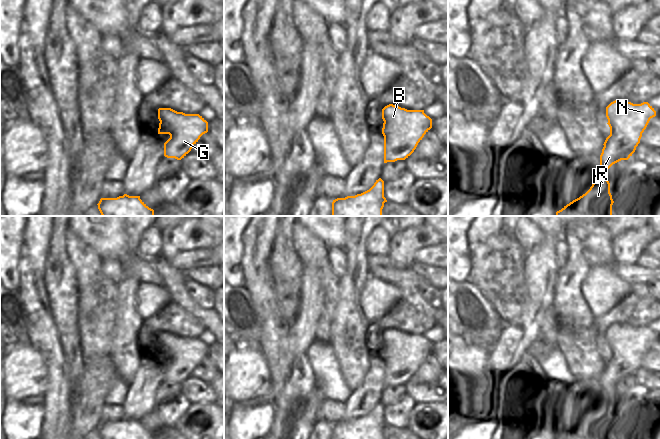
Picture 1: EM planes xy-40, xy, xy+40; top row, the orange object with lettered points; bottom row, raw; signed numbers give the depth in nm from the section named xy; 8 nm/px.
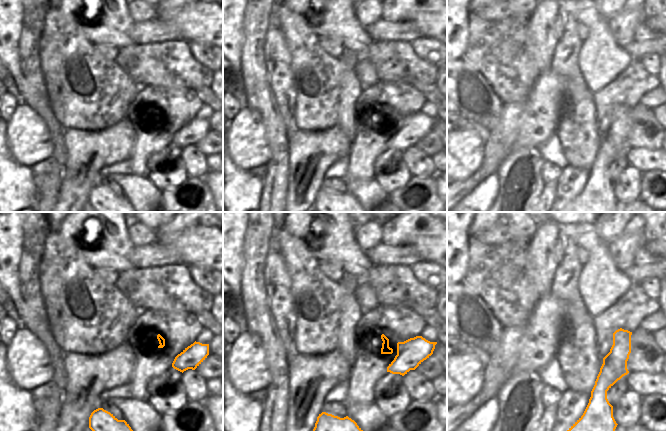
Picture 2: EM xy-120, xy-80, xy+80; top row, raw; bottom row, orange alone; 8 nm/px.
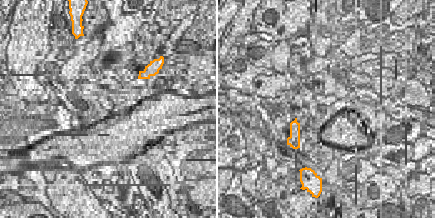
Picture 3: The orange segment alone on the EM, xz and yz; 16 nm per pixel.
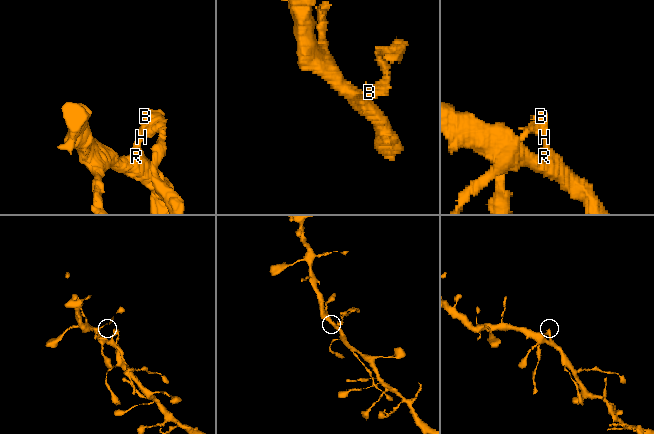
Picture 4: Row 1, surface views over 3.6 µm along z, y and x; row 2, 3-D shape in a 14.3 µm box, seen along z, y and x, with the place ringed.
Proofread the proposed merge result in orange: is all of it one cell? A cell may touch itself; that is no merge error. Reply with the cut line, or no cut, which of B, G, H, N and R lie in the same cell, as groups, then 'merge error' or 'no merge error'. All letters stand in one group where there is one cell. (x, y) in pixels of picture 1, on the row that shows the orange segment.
xy (383, 127), (397, 141), (398, 159) | B G N / H R | merge error

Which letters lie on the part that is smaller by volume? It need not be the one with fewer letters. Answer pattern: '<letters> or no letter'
B, G, N

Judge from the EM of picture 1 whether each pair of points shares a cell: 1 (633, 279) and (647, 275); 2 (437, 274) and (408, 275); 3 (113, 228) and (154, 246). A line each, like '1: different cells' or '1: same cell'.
1: same cell
2: different cells
3: different cells

